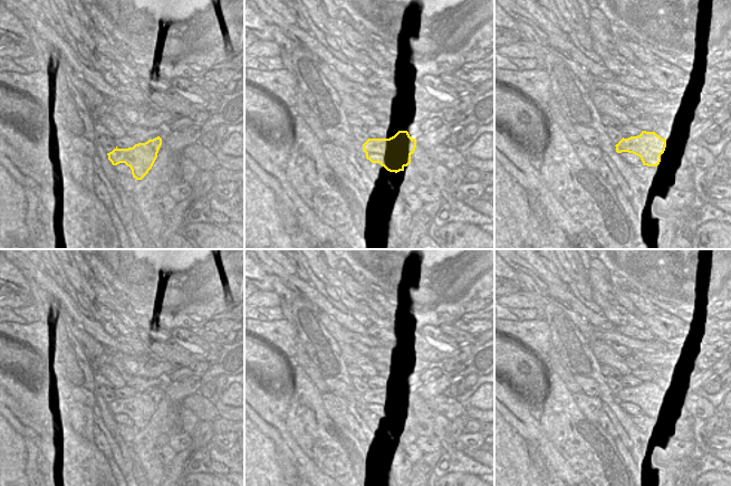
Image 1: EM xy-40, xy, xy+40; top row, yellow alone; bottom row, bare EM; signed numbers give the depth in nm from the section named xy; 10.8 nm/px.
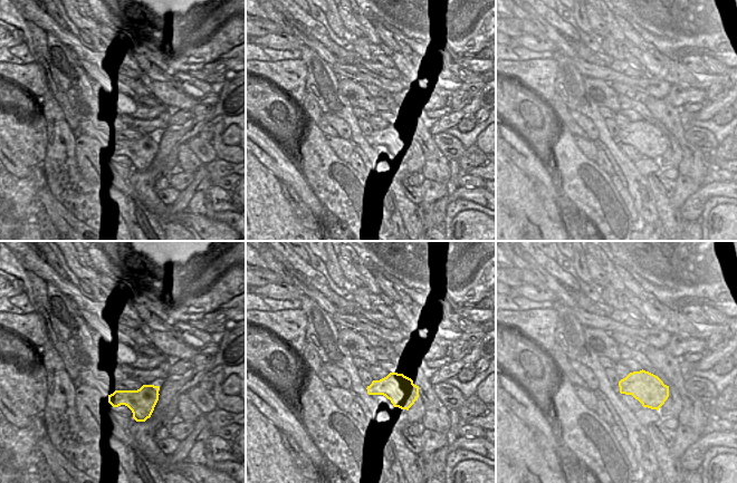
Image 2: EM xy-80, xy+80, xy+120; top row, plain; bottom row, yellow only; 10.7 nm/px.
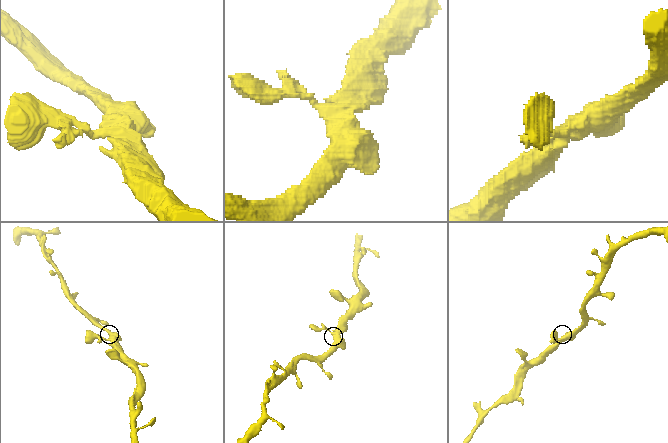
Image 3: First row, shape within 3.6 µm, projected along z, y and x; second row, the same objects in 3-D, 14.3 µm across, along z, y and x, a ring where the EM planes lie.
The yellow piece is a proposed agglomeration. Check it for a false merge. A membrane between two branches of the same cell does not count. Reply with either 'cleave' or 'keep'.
keep

